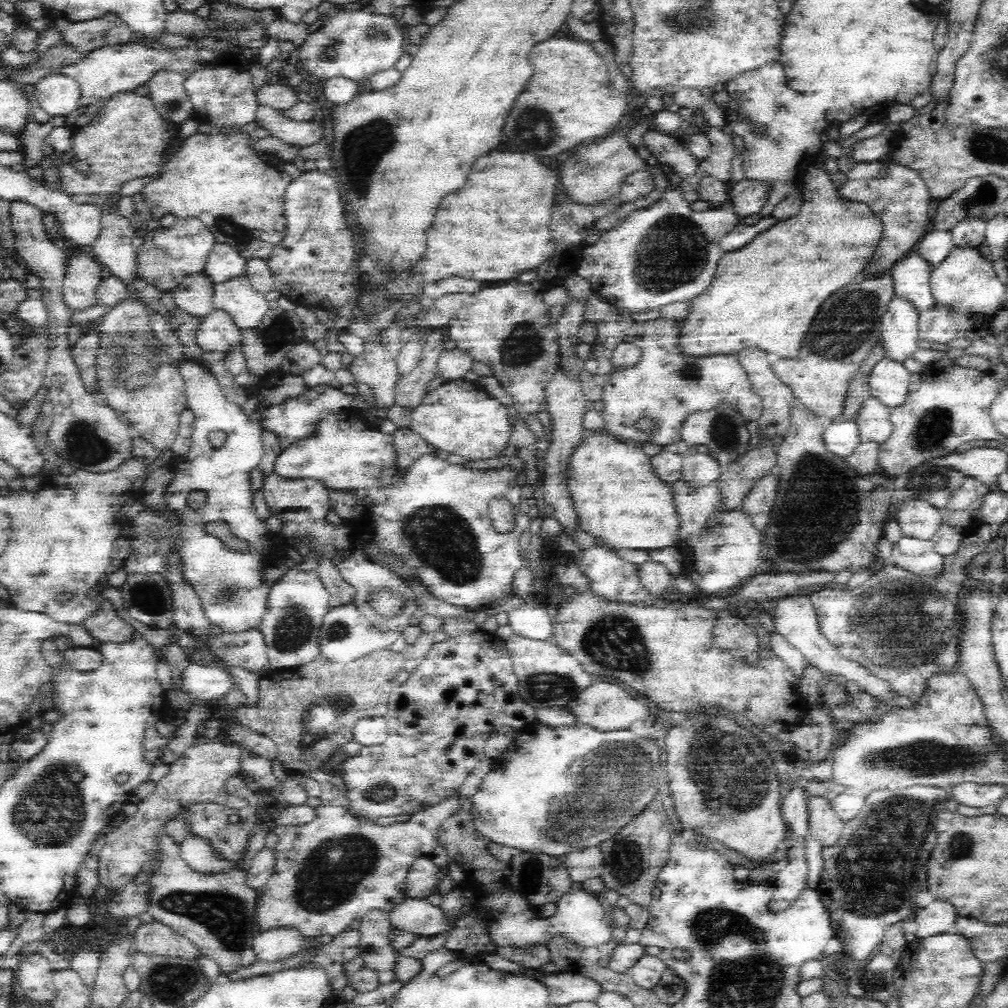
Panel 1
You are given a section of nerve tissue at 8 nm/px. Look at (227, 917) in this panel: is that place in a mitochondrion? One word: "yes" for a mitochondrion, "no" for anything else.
yes

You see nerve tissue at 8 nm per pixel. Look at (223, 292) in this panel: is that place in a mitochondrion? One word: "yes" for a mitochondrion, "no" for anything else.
no

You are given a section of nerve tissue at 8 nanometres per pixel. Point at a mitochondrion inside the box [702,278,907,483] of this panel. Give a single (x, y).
(843, 328)

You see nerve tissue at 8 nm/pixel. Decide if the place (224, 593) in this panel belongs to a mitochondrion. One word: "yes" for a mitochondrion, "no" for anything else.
yes

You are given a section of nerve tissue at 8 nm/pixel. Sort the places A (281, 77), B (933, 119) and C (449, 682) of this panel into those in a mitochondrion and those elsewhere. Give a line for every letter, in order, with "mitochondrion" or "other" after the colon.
A: other
B: other
C: other

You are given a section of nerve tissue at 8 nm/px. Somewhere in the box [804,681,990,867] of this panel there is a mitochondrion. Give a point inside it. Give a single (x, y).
(961, 845)

